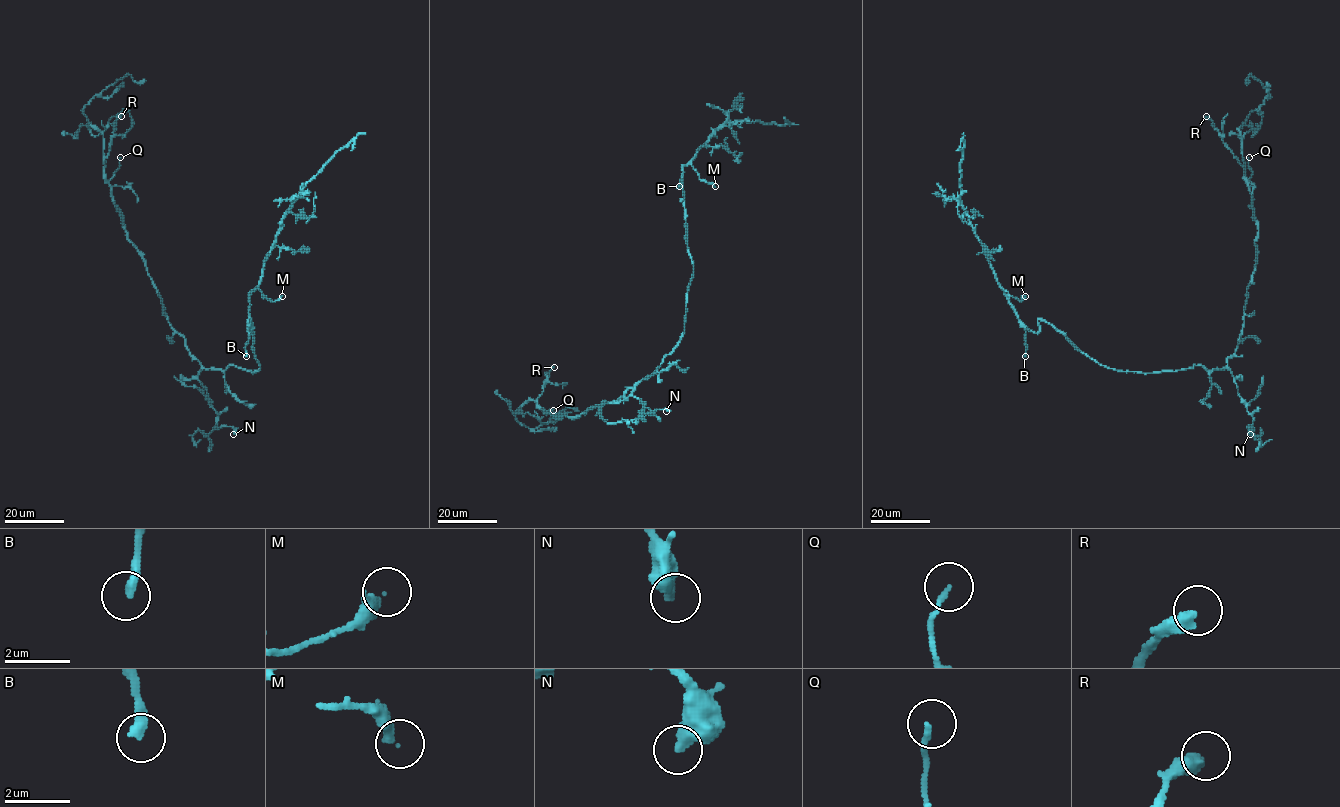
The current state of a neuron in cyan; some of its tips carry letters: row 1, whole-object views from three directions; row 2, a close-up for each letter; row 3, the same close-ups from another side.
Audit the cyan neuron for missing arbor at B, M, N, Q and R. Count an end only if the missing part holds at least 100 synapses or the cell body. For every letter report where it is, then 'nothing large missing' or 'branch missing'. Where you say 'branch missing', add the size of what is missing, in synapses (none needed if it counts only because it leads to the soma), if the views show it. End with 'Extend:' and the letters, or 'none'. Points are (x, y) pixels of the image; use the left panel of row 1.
B: place (246, 356); branch missing
M: place (282, 296); nothing large missing
N: place (233, 434); nothing large missing
Q: place (120, 157); nothing large missing
R: place (121, 116); nothing large missing
Extend: B

